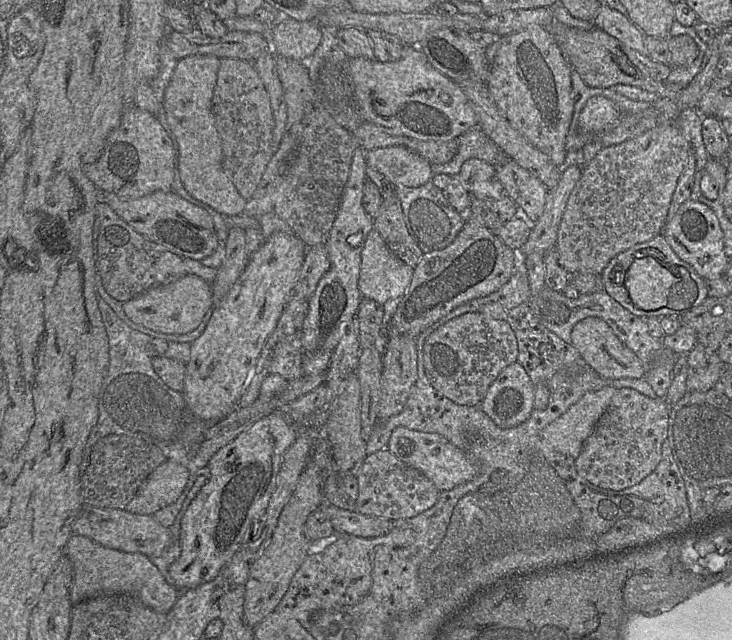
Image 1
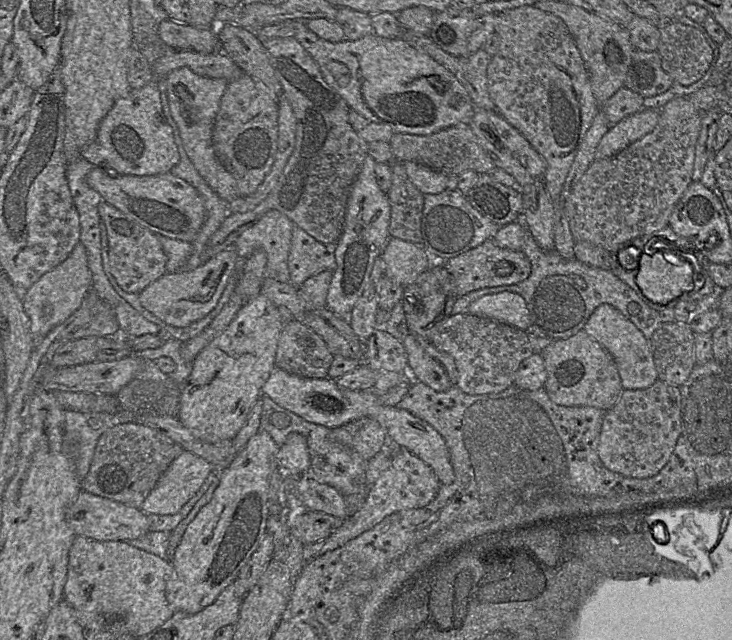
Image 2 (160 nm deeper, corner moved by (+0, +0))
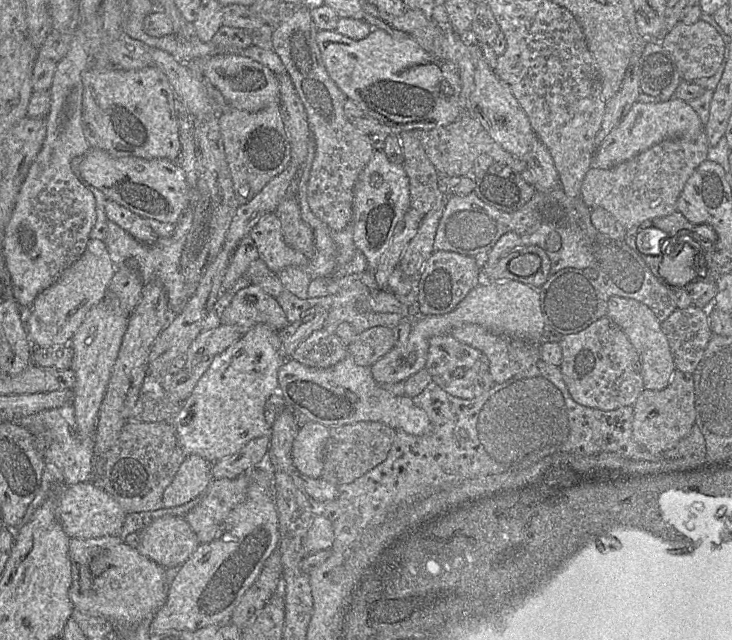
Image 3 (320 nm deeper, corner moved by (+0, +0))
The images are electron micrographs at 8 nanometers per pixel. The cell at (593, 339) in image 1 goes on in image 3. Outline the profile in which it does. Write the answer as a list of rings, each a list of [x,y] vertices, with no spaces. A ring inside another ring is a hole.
[[[612,296],[608,300],[607,316],[625,333],[635,350],[641,364],[641,376],[647,390],[666,388],[676,369],[666,335],[662,331],[661,322],[645,304],[620,296]]]

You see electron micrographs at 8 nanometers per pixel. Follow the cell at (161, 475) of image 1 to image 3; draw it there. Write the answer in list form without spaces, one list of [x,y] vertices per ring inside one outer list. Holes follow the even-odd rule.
[[[187,455],[163,493],[163,508],[181,506],[203,494],[213,481],[212,464],[199,455]]]

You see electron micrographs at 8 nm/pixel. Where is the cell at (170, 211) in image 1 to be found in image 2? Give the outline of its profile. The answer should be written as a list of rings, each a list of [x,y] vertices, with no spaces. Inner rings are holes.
[[[95,166],[87,174],[86,181],[104,201],[155,235],[192,243],[206,218],[202,196],[192,185],[171,172],[151,176],[117,175]]]

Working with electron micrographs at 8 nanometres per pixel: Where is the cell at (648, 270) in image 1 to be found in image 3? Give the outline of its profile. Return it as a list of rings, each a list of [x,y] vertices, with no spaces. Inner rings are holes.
[[[669,245],[665,248],[668,255],[664,255],[658,269],[658,276],[667,283],[672,288],[685,288],[691,282],[696,280],[697,270],[694,269],[694,266],[697,267],[694,254],[680,254],[675,256],[672,253],[672,246]]]

